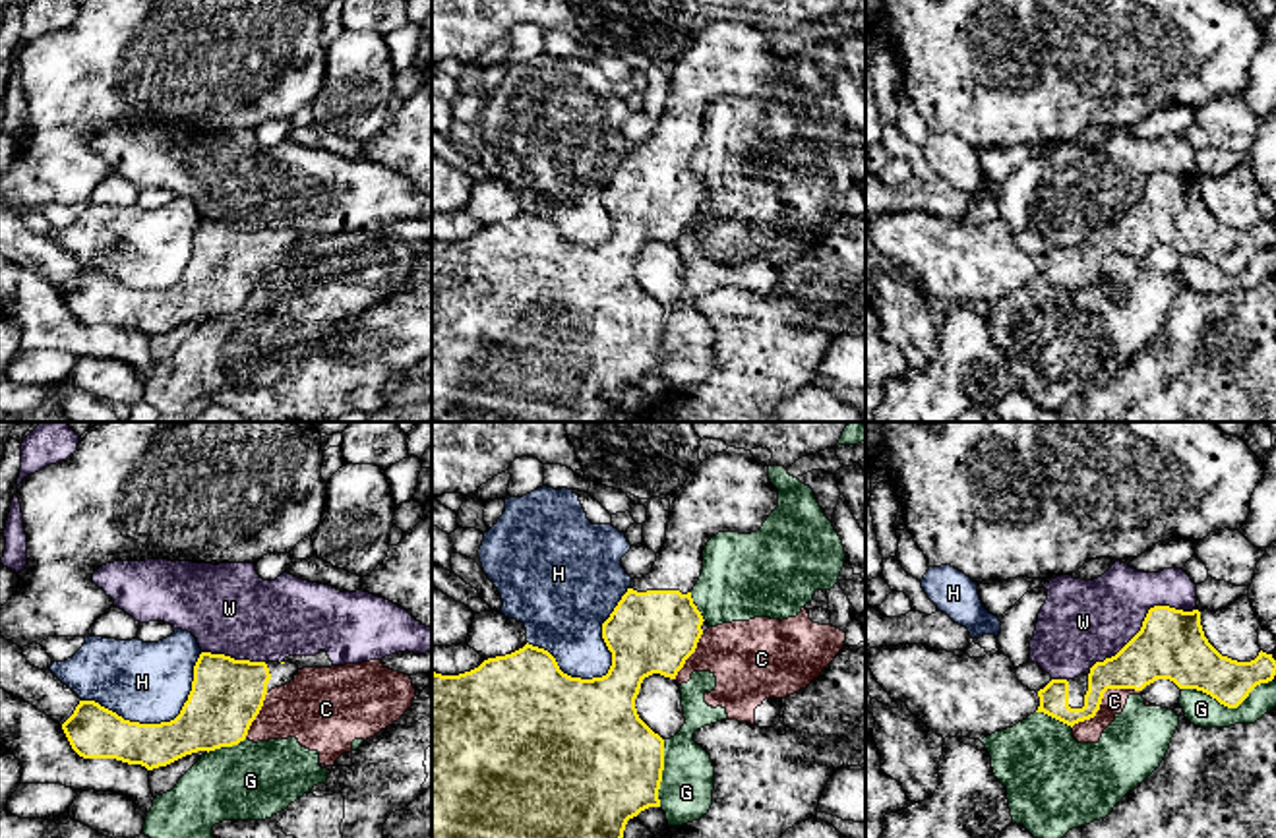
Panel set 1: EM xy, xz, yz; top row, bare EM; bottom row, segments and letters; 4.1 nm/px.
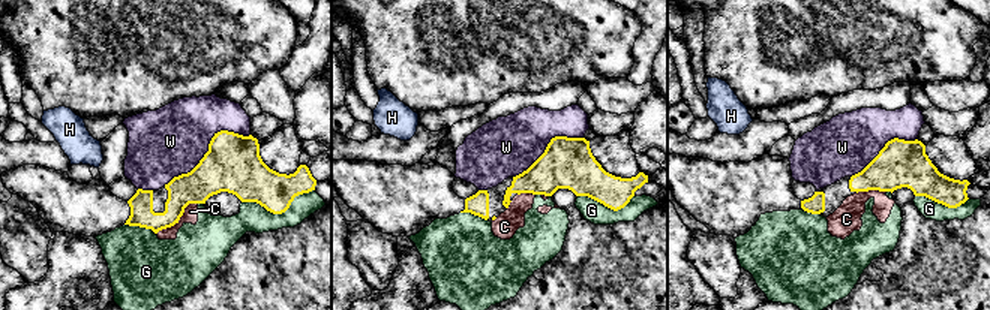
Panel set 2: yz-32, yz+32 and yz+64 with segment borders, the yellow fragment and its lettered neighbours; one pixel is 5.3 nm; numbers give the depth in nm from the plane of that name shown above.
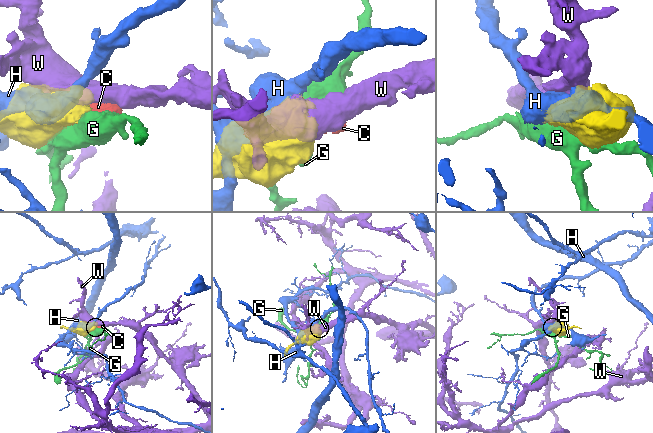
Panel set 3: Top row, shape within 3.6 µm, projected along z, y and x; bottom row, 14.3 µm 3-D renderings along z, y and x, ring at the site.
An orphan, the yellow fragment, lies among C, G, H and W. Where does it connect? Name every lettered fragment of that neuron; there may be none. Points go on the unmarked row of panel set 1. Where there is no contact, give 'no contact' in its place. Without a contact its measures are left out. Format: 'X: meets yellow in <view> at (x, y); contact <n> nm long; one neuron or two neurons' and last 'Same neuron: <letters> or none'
C: meets yellow in yz at (1102, 264); contact 340 nm long; two neurons
G: meets yellow in yz at (1226, 271); contact 380 nm long; two neurons
H: meets yellow in xz at (608, 239); contact 500 nm long; two neurons
W: meets yellow in yz at (1143, 188); contact 500 nm long; two neurons
Same neuron: none

